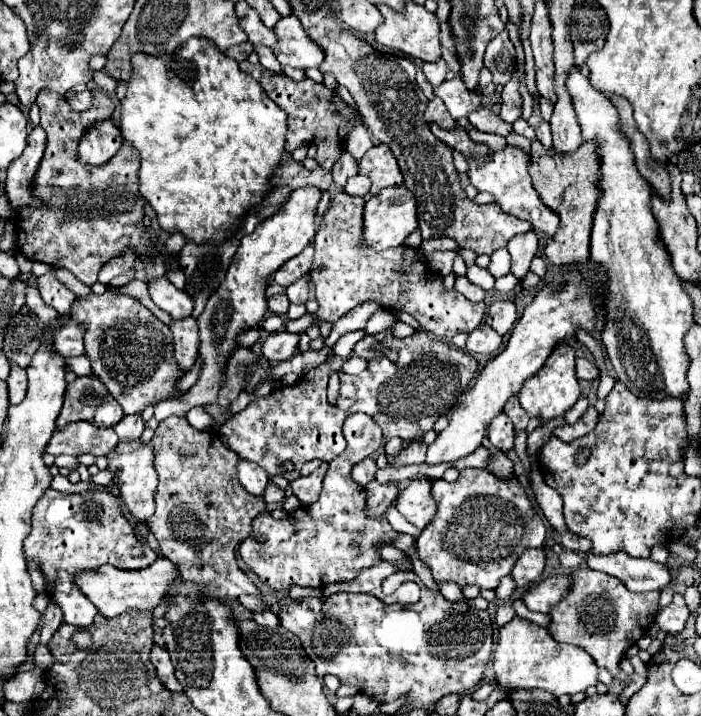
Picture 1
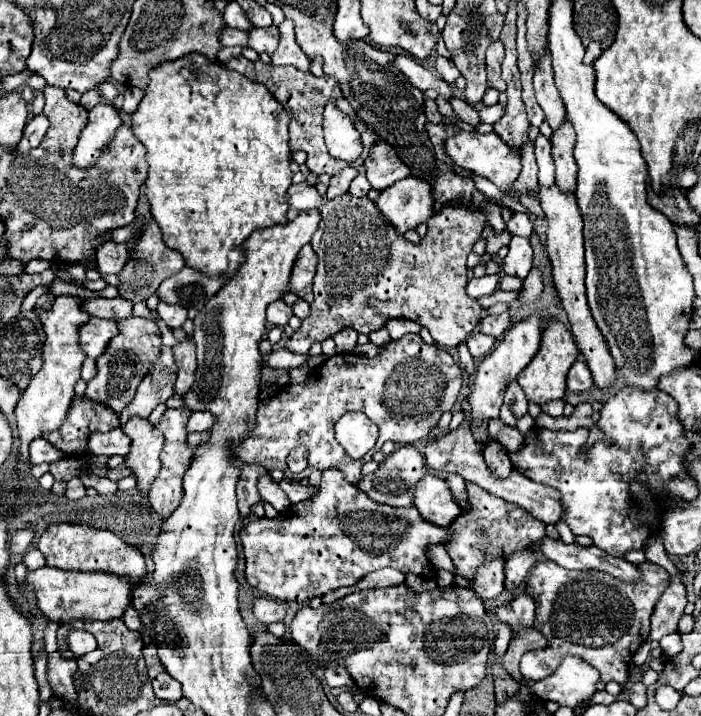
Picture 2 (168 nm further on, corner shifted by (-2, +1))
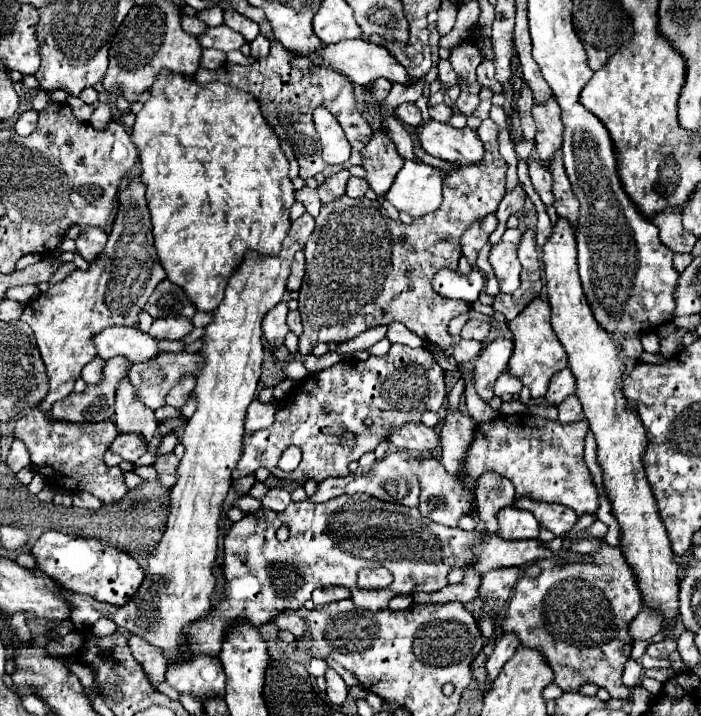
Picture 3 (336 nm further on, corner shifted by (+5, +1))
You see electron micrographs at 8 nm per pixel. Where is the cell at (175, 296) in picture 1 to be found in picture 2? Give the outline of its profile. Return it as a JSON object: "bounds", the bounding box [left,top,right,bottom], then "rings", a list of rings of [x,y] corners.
{"bounds":[157,302,187,328],"rings":[[[159,302],[157,306],[157,314],[167,322],[167,326],[171,328],[181,328],[183,322],[187,320],[187,310],[181,306],[173,306],[167,302]]]}

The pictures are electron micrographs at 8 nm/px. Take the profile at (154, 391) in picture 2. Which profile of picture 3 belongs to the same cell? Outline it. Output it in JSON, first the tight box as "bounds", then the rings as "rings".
{"bounds":[128,352,202,408],"rings":[[[164,352],[160,360],[152,360],[148,364],[138,364],[128,370],[128,378],[136,388],[140,400],[148,408],[164,406],[166,394],[180,382],[184,376],[196,376],[202,368],[200,352]]]}

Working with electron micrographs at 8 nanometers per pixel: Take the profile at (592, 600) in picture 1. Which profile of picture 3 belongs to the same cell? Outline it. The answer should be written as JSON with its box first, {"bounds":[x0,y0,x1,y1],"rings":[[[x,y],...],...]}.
{"bounds":[502,540,642,700],"rings":[[[600,540],[600,548],[596,552],[590,552],[588,556],[588,562],[570,562],[558,556],[542,558],[524,568],[514,588],[514,596],[510,598],[502,630],[514,632],[520,638],[520,642],[528,644],[530,648],[540,648],[550,668],[554,670],[554,682],[564,692],[578,692],[580,686],[592,682],[600,688],[606,688],[612,698],[626,700],[630,698],[630,688],[622,684],[622,670],[632,650],[628,622],[634,620],[636,614],[642,610],[642,596],[636,590],[636,578],[632,576],[632,570],[628,568],[620,548],[608,546],[604,540]]]}

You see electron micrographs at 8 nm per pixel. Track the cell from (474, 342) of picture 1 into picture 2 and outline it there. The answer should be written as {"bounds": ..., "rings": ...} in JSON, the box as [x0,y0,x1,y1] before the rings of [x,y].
{"bounds":[467,332,497,360],"rings":[[[475,332],[475,334],[471,334],[471,336],[467,338],[467,348],[469,348],[469,352],[471,352],[473,358],[481,360],[481,358],[485,358],[485,356],[493,350],[495,342],[497,342],[497,340],[495,340],[493,336],[487,336],[487,334],[483,334],[483,332]]]}

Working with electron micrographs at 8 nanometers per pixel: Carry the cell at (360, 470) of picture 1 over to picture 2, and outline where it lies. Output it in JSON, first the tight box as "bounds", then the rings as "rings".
{"bounds":[235,334,463,484],"rings":[[[405,334],[399,340],[391,340],[375,358],[335,354],[319,370],[313,368],[303,386],[287,384],[269,398],[269,404],[259,402],[257,422],[249,437],[235,446],[235,452],[243,462],[259,464],[267,472],[283,470],[287,474],[285,458],[293,448],[305,446],[309,450],[309,466],[299,474],[301,478],[307,478],[315,468],[339,468],[351,484],[359,484],[365,458],[353,460],[347,456],[335,439],[335,422],[349,410],[361,410],[379,426],[381,436],[375,450],[381,450],[387,440],[413,444],[419,438],[427,438],[441,414],[453,408],[461,382],[463,372],[453,356],[437,344],[425,344],[419,334]]]}

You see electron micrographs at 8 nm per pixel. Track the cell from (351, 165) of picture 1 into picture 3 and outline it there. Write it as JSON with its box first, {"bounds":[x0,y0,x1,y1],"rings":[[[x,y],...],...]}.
{"bounds":[318,170,350,204],"rings":[[[340,170],[338,174],[330,176],[326,180],[326,184],[318,186],[318,196],[320,196],[322,204],[328,204],[328,202],[338,200],[340,196],[344,196],[346,194],[346,182],[348,182],[348,178],[350,178],[348,170]]]}

